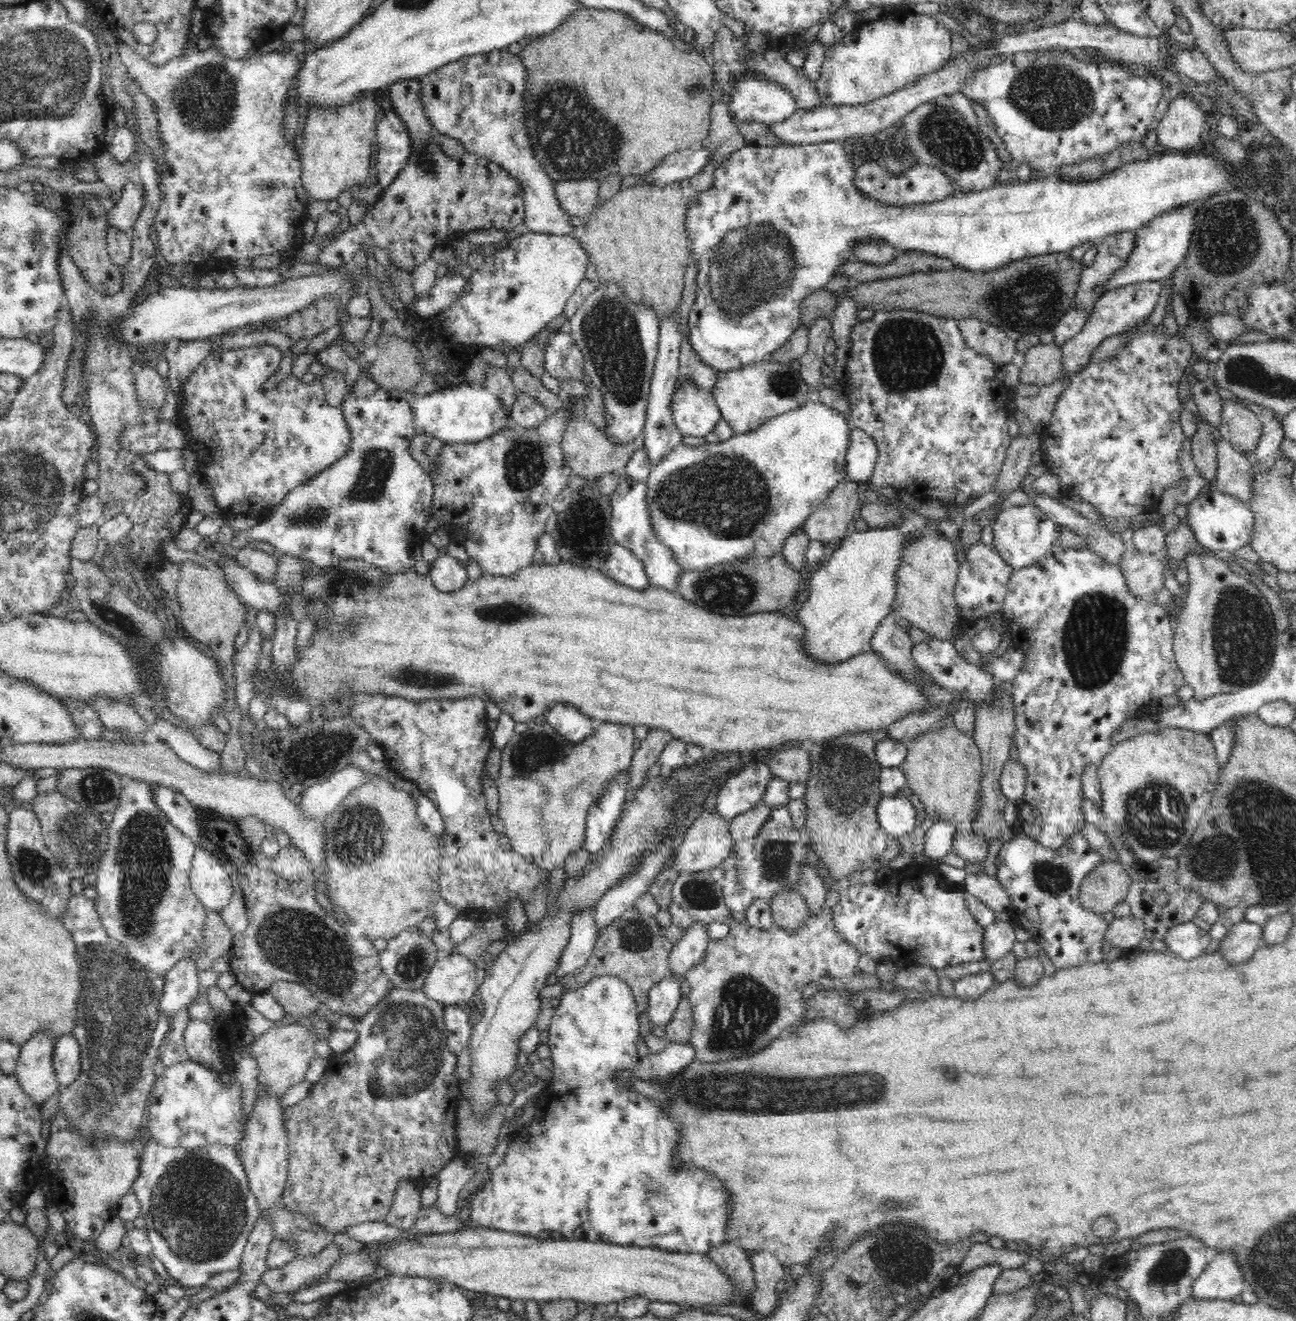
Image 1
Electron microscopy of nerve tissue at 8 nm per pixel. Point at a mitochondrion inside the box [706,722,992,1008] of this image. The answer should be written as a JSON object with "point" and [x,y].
{"point":[843,776]}

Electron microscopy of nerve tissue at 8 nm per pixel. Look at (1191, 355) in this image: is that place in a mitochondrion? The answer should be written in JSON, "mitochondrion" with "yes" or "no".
{"mitochondrion":"no"}

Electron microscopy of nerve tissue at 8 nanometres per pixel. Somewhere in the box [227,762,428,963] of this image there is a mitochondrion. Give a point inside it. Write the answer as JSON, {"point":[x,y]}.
{"point":[360,833]}

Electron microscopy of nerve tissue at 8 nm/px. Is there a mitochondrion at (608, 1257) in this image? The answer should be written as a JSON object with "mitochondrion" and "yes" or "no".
{"mitochondrion":"no"}

